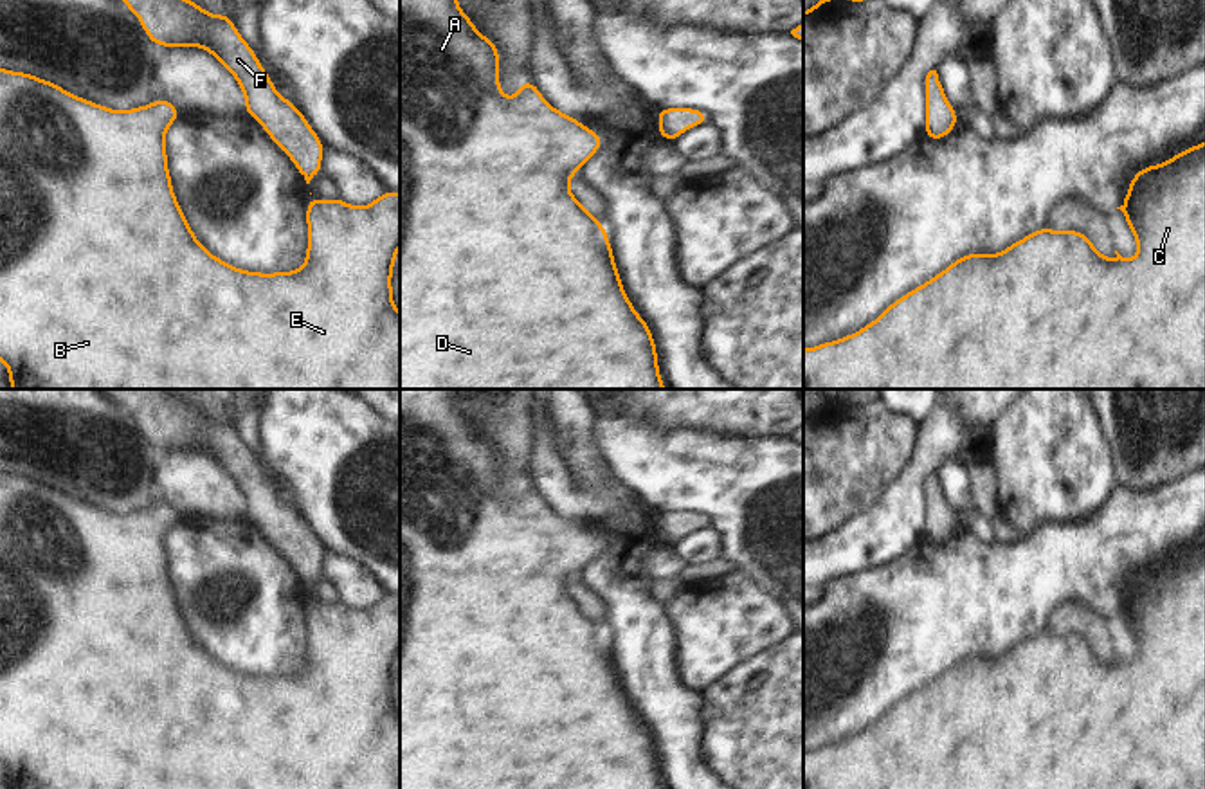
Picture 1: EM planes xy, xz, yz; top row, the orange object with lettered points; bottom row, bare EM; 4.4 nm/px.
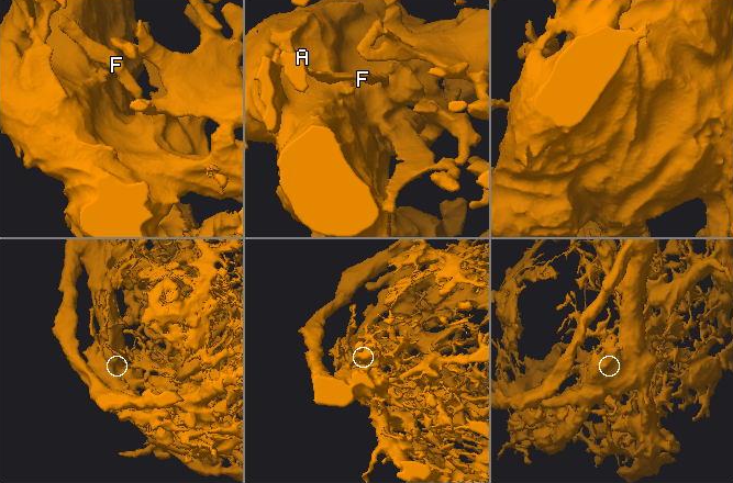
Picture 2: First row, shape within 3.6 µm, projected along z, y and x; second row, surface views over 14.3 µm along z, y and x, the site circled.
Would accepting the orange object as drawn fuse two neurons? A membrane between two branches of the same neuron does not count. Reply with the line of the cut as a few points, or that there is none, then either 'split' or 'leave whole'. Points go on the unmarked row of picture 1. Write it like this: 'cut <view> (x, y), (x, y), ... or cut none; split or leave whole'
cut none; leave whole

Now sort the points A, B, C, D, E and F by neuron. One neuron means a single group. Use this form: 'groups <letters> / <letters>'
groups A B C D E F

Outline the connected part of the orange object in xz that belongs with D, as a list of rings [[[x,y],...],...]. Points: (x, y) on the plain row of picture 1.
[[[400,389],[400,789],[665,789],[650,730],[638,719],[621,690],[605,629],[571,598],[567,589],[575,576],[603,549],[603,540],[585,531],[576,521],[553,512],[531,481],[519,488],[513,503],[501,495],[497,447],[485,441],[468,418],[459,413],[456,402],[459,394],[461,389]]]

